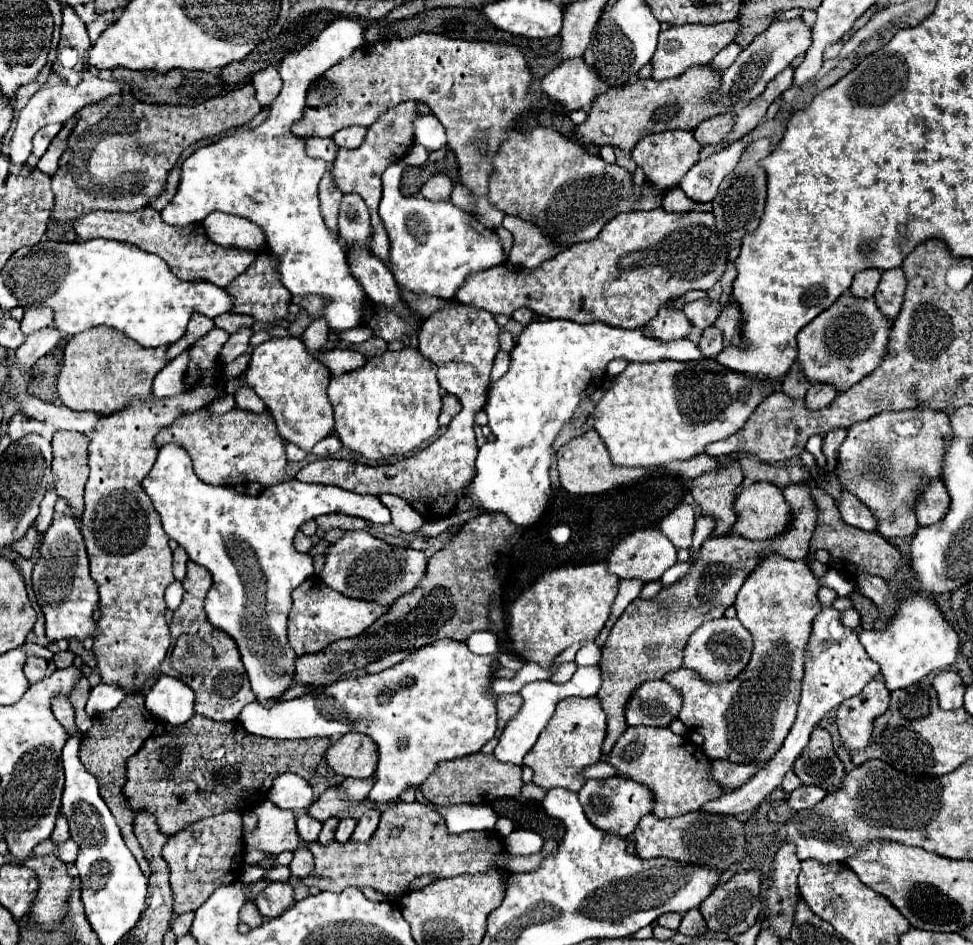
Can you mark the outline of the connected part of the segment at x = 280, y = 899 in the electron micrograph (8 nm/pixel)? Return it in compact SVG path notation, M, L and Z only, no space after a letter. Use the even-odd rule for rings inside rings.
M271 882L257 898L255 904L263 918L275 918L293 904L293 888L285 882Z

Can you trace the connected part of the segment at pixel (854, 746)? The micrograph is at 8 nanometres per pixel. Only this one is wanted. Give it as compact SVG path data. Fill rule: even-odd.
M871 680L859 696L845 700L837 708L837 728L841 746L849 752L863 752L869 746L873 722L889 706L889 692L881 680Z

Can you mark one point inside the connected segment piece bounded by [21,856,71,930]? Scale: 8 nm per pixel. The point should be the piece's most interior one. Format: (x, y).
(54, 883)

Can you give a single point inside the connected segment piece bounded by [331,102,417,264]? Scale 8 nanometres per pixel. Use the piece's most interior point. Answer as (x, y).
(358, 171)

